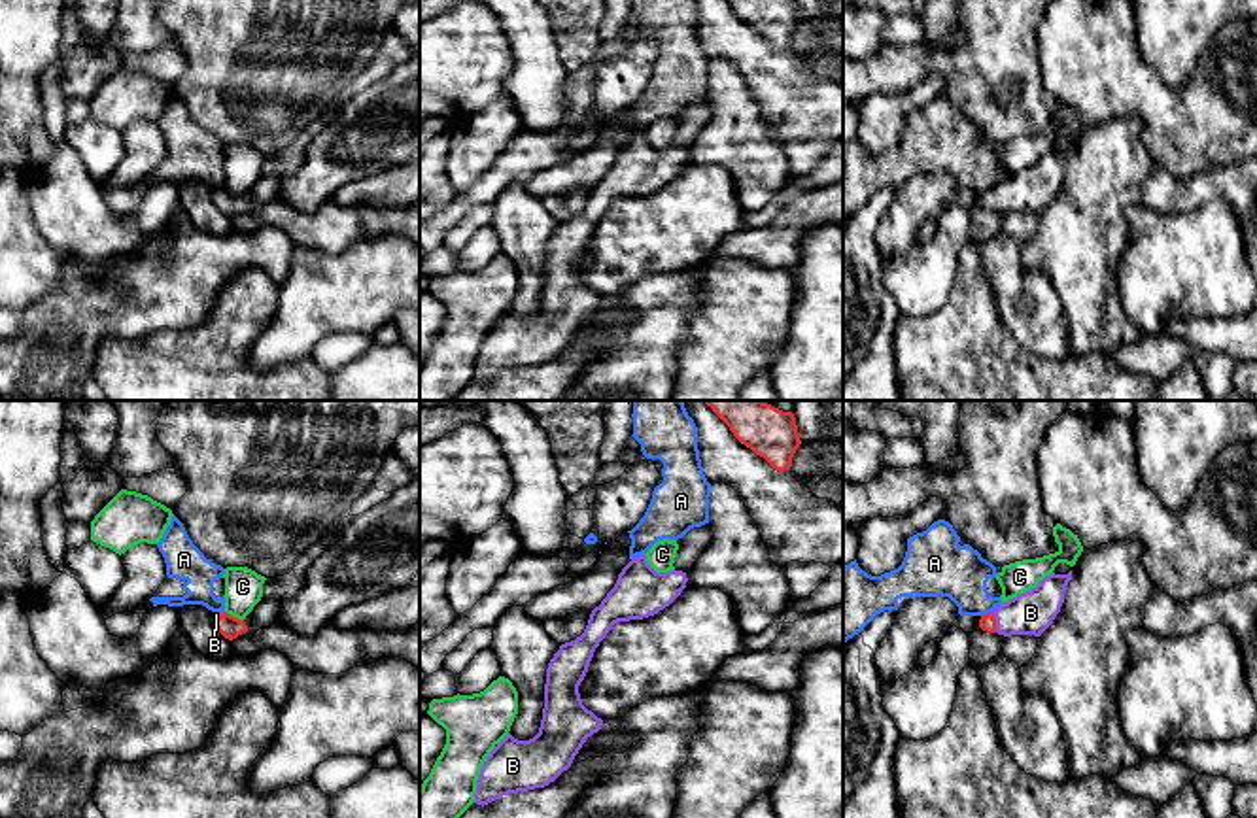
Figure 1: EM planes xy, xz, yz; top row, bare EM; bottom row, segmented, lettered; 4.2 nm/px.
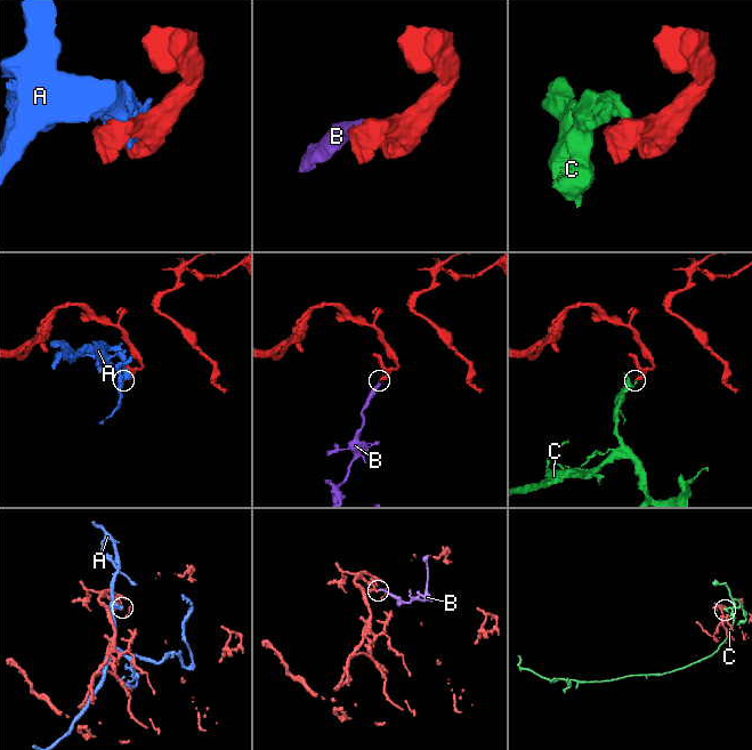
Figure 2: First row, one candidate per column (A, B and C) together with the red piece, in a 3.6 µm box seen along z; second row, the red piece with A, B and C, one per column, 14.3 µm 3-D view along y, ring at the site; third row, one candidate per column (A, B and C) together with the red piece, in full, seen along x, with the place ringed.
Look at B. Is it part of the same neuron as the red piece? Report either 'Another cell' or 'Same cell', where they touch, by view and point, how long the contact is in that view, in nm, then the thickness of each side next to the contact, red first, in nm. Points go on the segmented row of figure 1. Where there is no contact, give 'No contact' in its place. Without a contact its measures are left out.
Same cell. Touches red at yz (995, 622). Shared border 90 nm. Thickness 70 nm (red) against 190 nm

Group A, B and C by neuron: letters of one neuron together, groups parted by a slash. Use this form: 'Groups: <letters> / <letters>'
Groups: A / B / C

